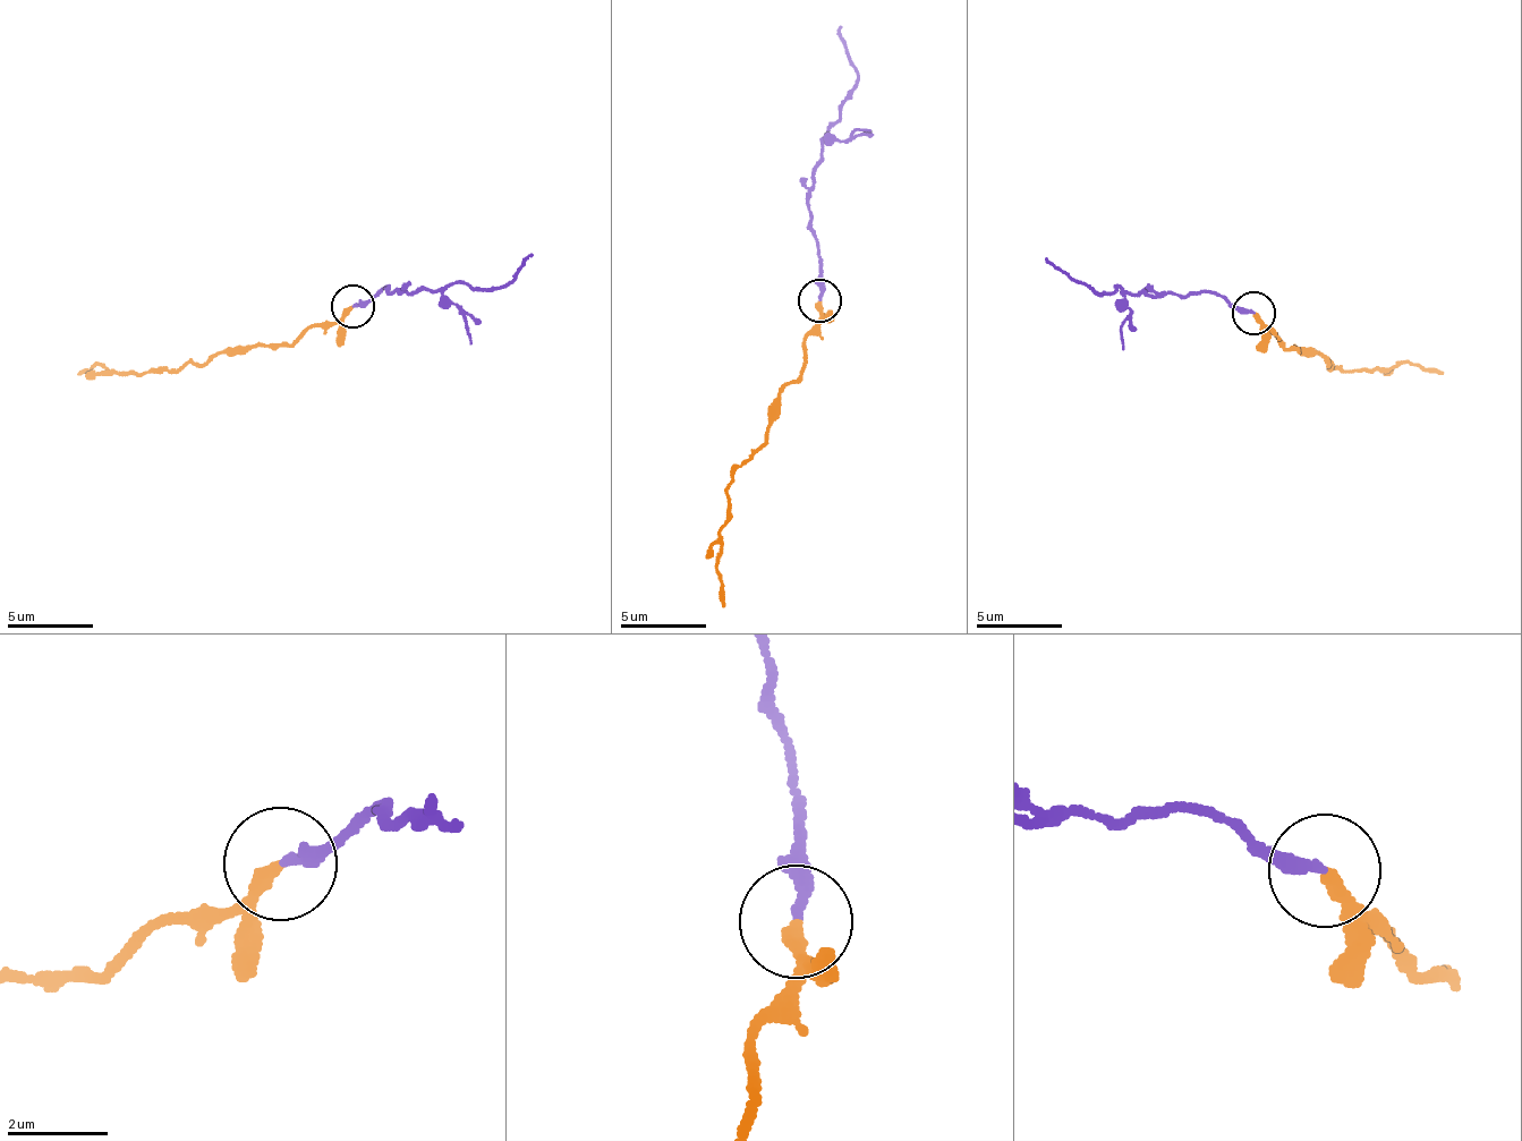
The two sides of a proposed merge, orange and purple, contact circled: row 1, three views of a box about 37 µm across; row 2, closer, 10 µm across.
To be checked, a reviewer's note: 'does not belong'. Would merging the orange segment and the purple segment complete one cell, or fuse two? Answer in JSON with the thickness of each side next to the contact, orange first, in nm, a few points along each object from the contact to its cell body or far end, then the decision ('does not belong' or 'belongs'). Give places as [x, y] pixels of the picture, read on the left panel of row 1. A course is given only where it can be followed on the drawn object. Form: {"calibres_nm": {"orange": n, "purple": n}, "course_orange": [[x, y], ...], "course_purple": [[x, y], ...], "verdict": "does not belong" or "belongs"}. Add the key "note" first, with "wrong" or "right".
{"note": "right", "calibres_nm": {"orange": 280, "purple": 200}, "course_orange": [[351, 307], [288, 342], [240, 345], [201, 365], [117, 371], [99, 363], [76, 374]], "course_purple": [[351, 307], [383, 286], [408, 290], [494, 290], [518, 275], [526, 256]], "verdict": "does not belong"}

